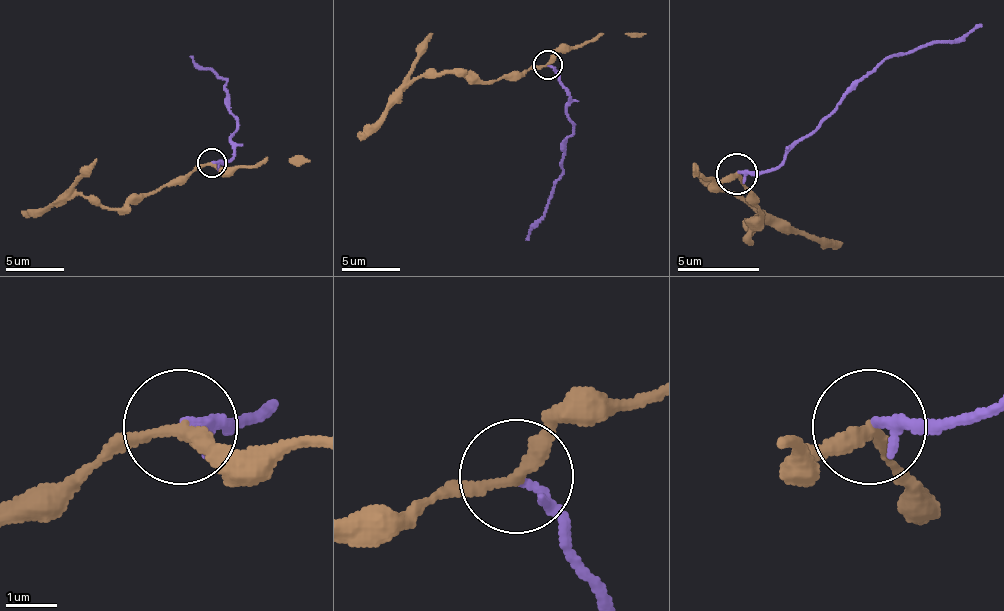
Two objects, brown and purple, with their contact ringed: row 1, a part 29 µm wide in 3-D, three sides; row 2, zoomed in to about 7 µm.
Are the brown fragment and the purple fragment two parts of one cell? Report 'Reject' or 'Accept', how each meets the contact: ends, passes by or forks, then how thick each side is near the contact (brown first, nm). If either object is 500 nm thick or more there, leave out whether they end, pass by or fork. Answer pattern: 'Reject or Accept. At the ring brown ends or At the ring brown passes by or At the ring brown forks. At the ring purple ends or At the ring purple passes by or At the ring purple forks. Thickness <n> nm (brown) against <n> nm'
Reject. At the ring brown passes by. At the ring purple ends. Thickness 260 nm (brown) against 240 nm

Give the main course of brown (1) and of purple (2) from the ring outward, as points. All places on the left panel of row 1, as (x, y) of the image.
1: (211, 162), (146, 194), (135, 194), (120, 209), (91, 203), (79, 194), (65, 194), (38, 212), (21, 212)
2: (211, 162), (228, 162), (234, 156), (231, 136), (237, 118), (228, 104), (225, 80), (190, 57)

